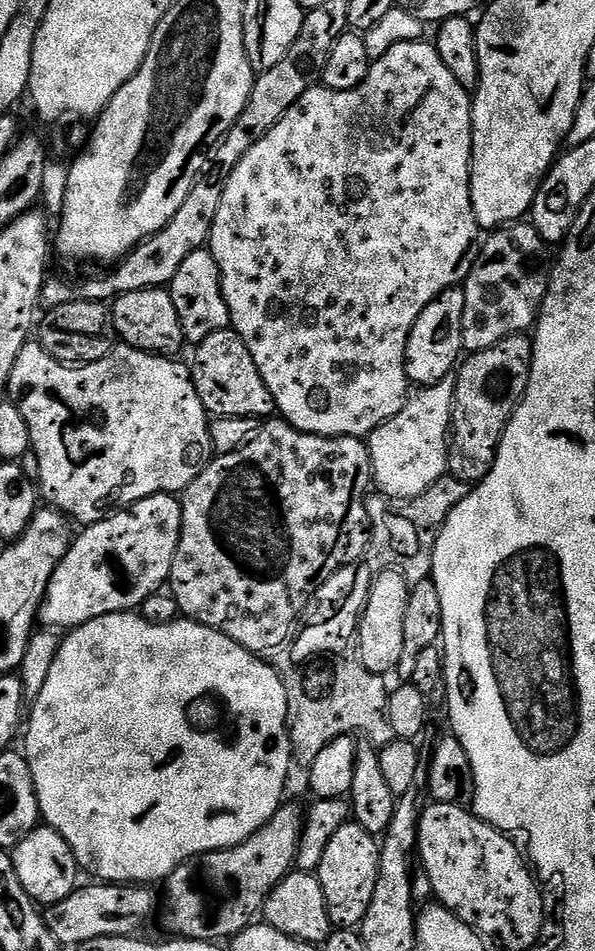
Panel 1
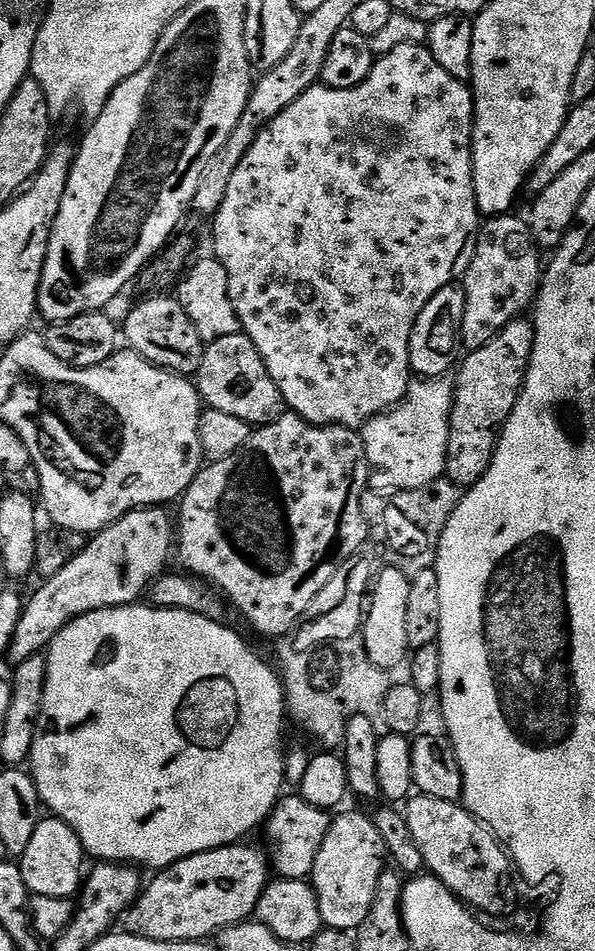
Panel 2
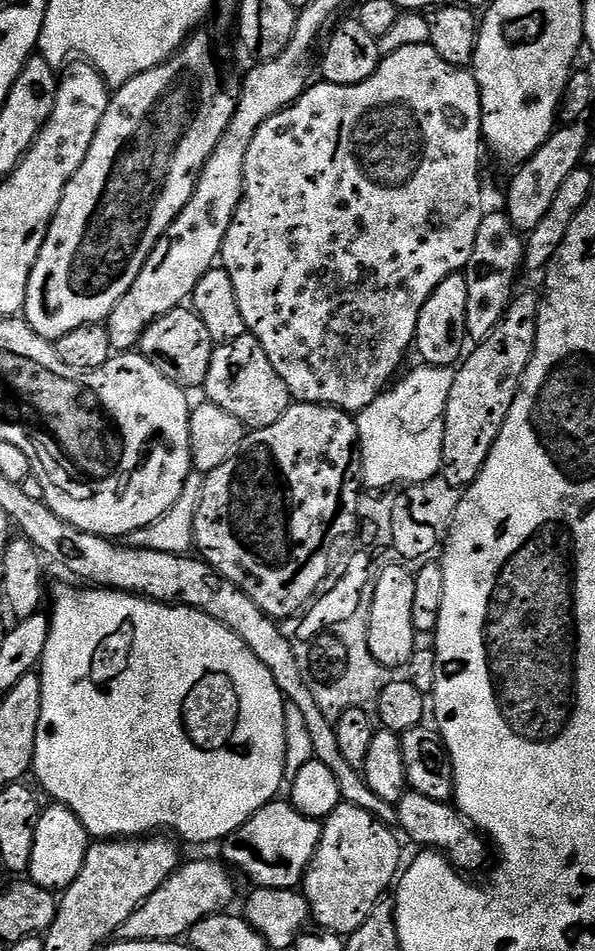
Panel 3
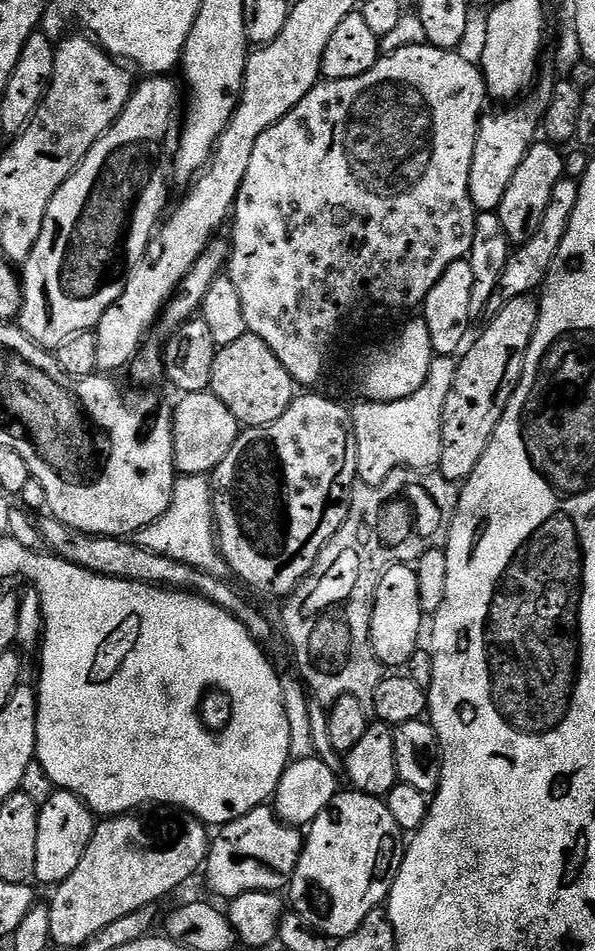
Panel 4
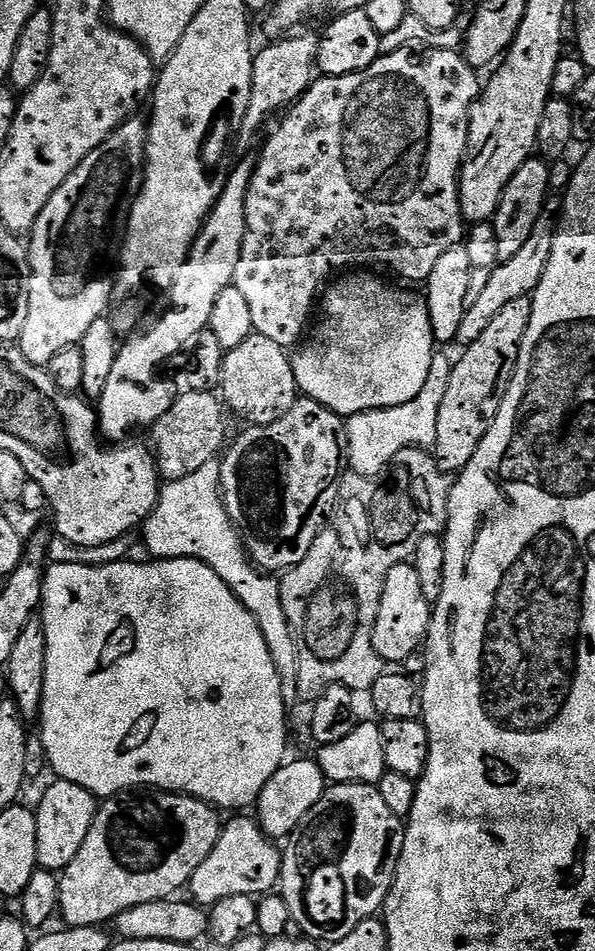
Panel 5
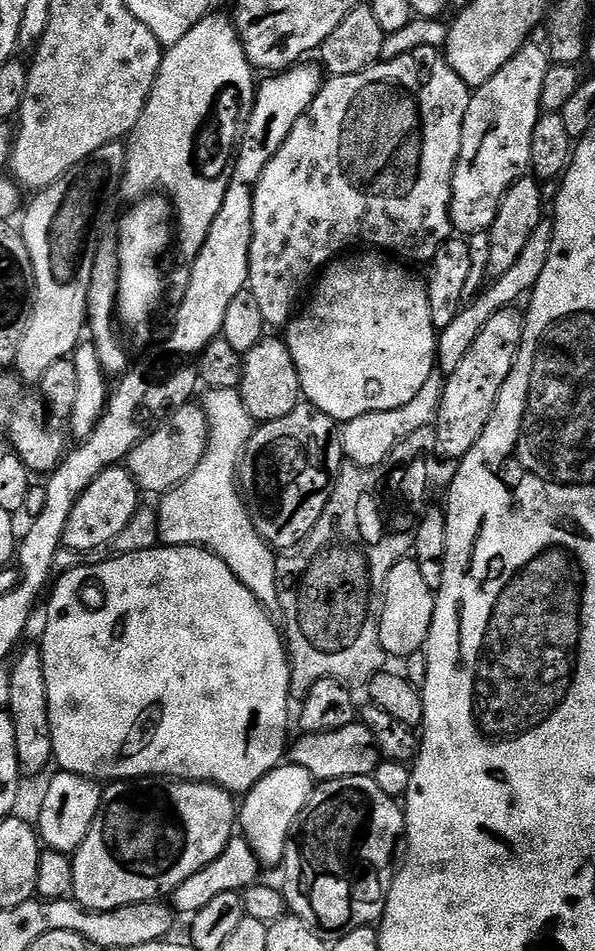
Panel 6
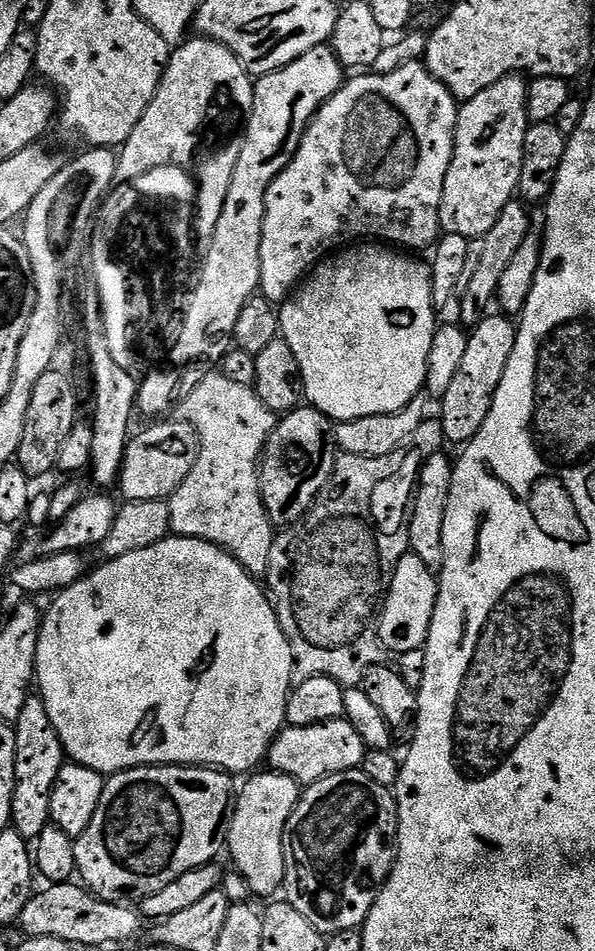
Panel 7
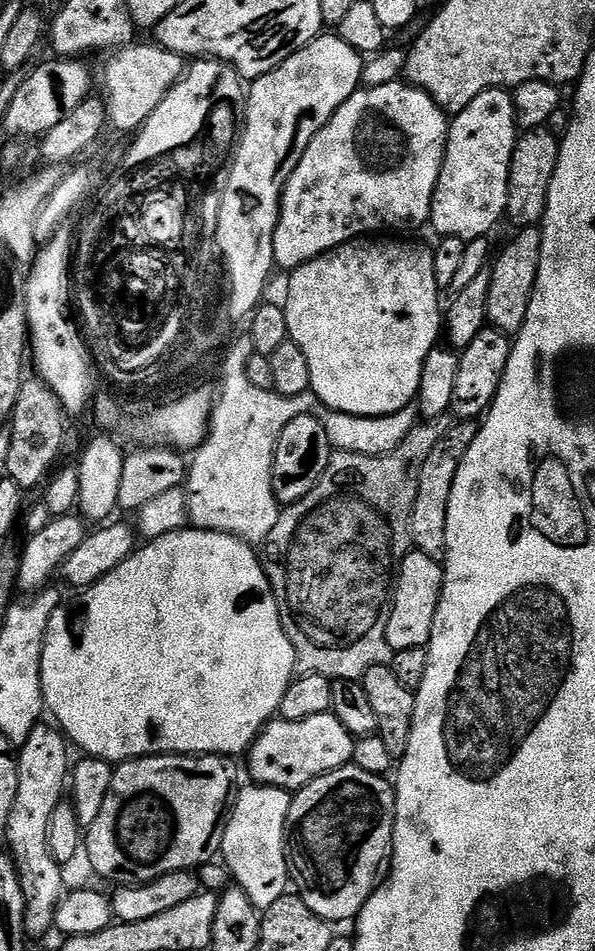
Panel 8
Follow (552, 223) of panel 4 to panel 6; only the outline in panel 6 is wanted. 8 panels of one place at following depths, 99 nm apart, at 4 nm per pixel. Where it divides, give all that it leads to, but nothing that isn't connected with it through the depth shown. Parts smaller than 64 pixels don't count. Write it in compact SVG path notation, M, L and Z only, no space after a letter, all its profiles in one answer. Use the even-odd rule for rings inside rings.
M545 218L538 222L538 227L534 229L534 235L527 240L526 246L522 249L522 255L518 257L518 262L506 270L506 274L495 277L491 281L492 285L488 289L485 287L479 293L480 297L471 304L465 303L461 307L460 313L450 322L450 326L439 329L436 337L436 362L441 373L447 374L458 370L458 362L466 358L466 353L470 351L470 346L474 346L474 338L478 338L478 330L498 314L498 310L511 308L517 302L529 295L535 288L538 278L542 278L542 270L546 267L546 258L550 258L550 242L554 238L554 226L552 220Z

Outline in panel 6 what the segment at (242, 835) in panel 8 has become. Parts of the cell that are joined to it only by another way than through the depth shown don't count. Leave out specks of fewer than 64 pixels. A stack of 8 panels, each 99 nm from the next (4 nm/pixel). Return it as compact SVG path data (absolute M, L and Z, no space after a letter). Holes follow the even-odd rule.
M291 762L281 763L280 767L270 770L243 797L238 808L238 828L244 840L254 850L257 859L265 869L283 865L284 851L290 830L302 814L314 787L312 775L302 766Z

